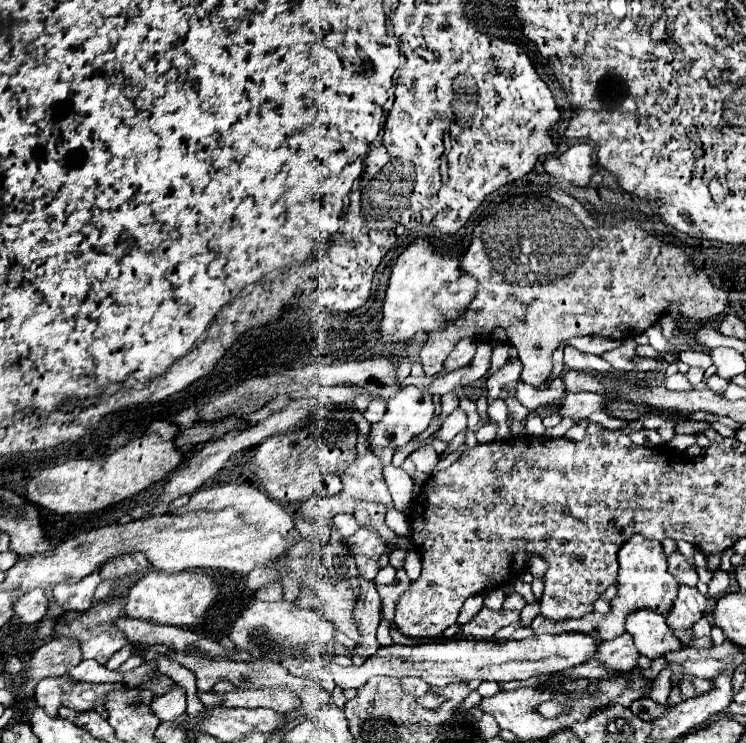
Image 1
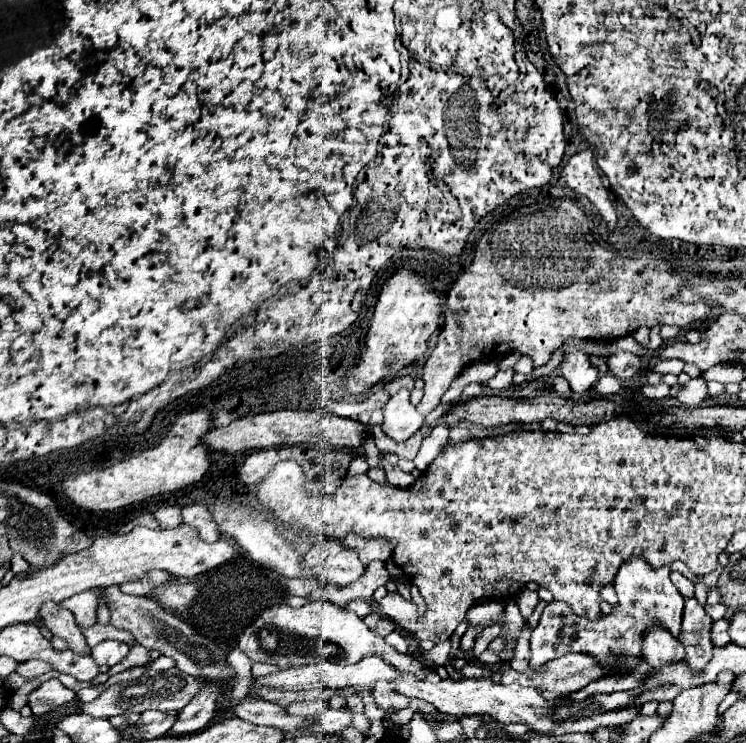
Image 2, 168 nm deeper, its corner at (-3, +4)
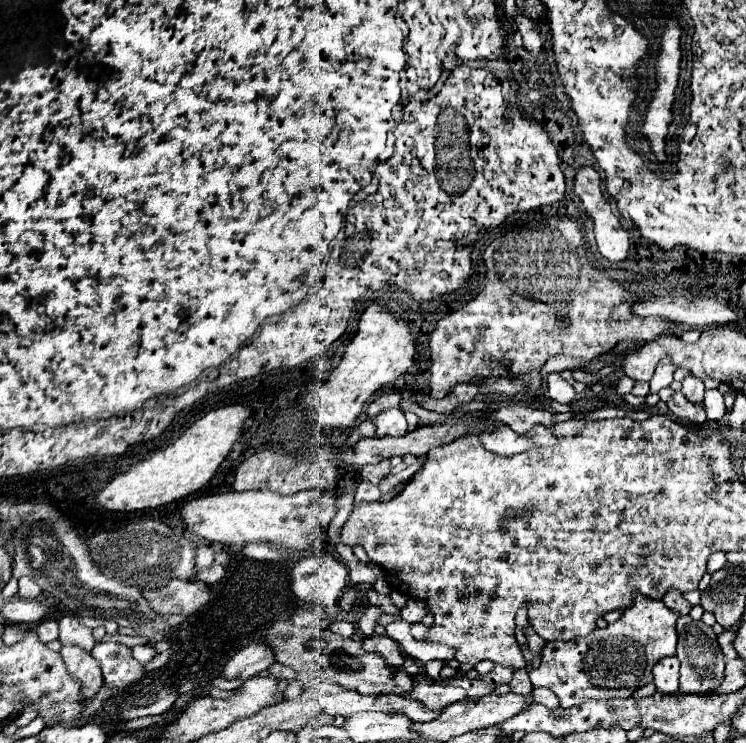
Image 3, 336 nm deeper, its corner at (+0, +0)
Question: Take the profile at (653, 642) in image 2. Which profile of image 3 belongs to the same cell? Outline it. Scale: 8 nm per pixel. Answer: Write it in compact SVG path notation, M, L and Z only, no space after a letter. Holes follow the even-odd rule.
M672 656L668 660L660 660L660 664L656 664L654 684L656 684L658 692L664 692L664 694L678 692L678 668L680 668L680 660L676 656Z

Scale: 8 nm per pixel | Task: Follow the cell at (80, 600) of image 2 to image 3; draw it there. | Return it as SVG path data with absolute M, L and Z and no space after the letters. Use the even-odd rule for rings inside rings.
M60 618L60 642L62 644L76 644L90 652L94 648L94 638L92 630L86 628L84 624L78 622L78 618Z

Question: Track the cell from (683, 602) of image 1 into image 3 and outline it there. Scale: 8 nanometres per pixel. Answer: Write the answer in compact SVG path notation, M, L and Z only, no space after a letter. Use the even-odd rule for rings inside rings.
M680 616L678 618L678 650L676 650L678 660L682 662L680 666L680 694L700 694L700 696L712 696L714 690L722 684L724 680L724 666L726 666L726 658L720 652L720 646L716 646L716 634L712 632L710 626L706 626L704 622L696 622L690 616Z

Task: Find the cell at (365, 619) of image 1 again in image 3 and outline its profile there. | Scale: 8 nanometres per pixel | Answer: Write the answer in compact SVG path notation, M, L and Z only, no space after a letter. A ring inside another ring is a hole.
M370 636L364 640L362 648L364 648L364 652L374 652L374 654L382 656L384 662L392 668L398 668L404 662L400 646L394 640L390 640L388 636Z

